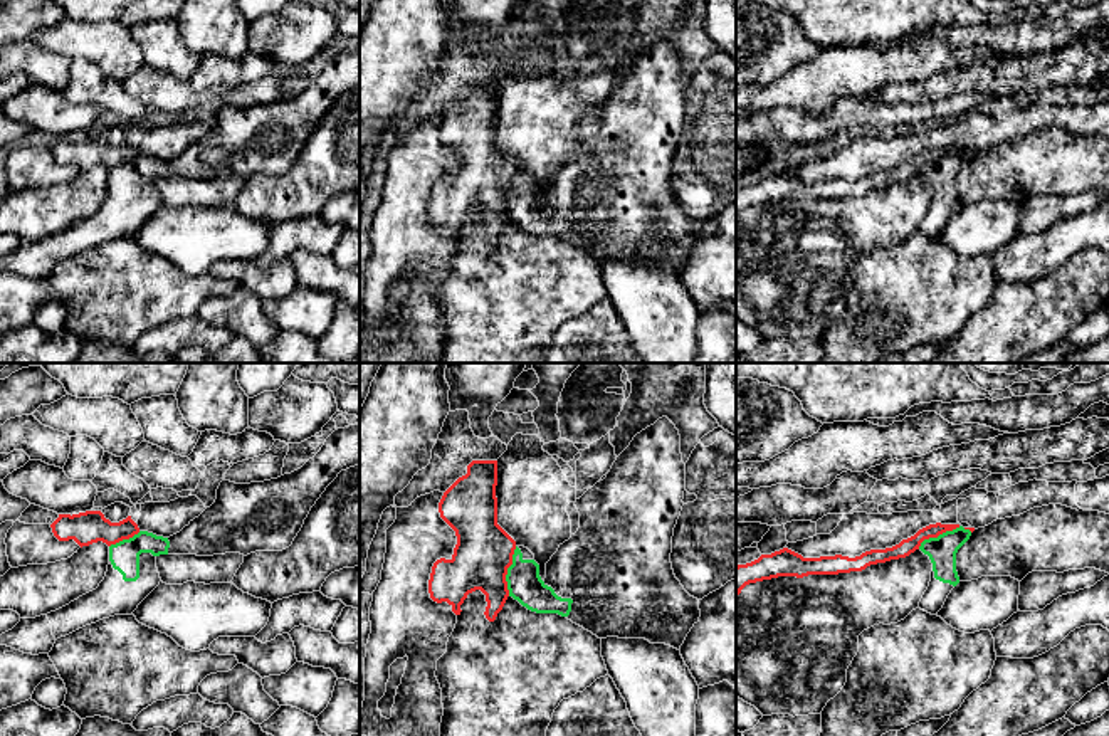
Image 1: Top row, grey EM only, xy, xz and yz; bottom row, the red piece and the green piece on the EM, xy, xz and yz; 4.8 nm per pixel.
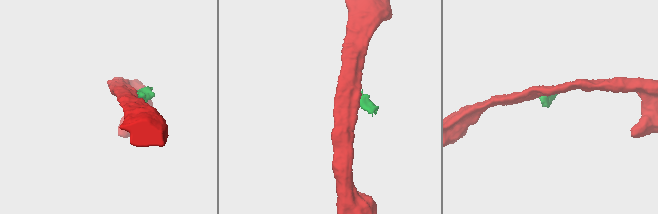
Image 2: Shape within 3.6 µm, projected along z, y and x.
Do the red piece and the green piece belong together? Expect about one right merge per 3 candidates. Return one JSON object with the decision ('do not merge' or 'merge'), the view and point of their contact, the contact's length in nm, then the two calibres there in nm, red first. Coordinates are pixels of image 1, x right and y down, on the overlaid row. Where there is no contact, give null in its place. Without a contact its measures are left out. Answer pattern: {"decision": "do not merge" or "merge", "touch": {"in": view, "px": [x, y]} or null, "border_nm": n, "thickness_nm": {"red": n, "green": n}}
{"decision": "do not merge", "touch": {"in": "xz", "px": [506, 572]}, "border_nm": 240, "thickness_nm": {"red": 280, "green": 160}}

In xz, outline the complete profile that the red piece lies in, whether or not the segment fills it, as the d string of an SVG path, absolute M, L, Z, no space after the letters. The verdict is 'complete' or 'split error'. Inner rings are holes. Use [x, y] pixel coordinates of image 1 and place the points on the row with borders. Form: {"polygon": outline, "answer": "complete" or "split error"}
{"polygon": "M472 460L467 474L459 477L439 502L440 518L455 531L457 544L450 560L434 563L428 593L437 603L447 602L455 615L469 593L481 590L486 595L486 618L494 622L502 610L507 590L507 568L512 565L516 541L497 524L497 460Z", "answer": "complete"}

